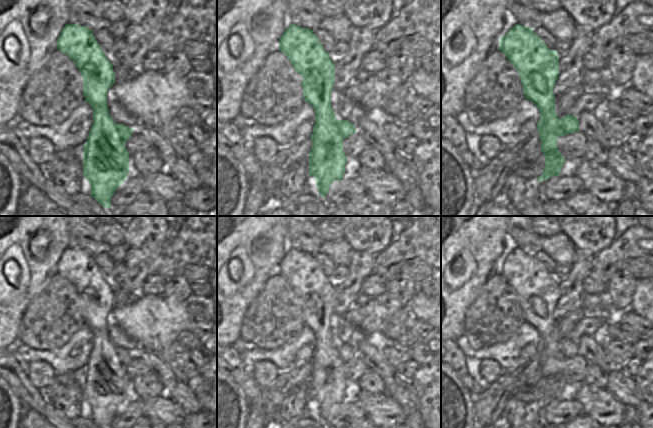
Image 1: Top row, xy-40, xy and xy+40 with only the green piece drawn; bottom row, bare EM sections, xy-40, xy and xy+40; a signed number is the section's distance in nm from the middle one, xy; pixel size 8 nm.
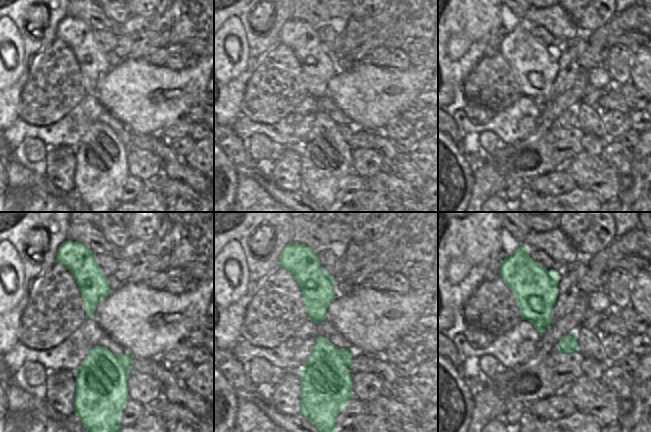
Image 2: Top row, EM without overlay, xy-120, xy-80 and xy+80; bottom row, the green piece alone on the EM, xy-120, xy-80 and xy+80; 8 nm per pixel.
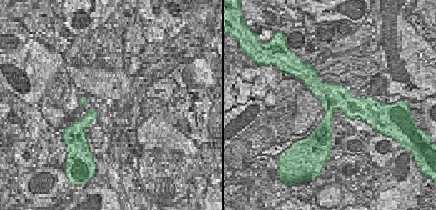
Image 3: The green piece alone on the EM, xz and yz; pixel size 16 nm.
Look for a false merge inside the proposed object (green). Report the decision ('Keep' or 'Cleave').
Keep

